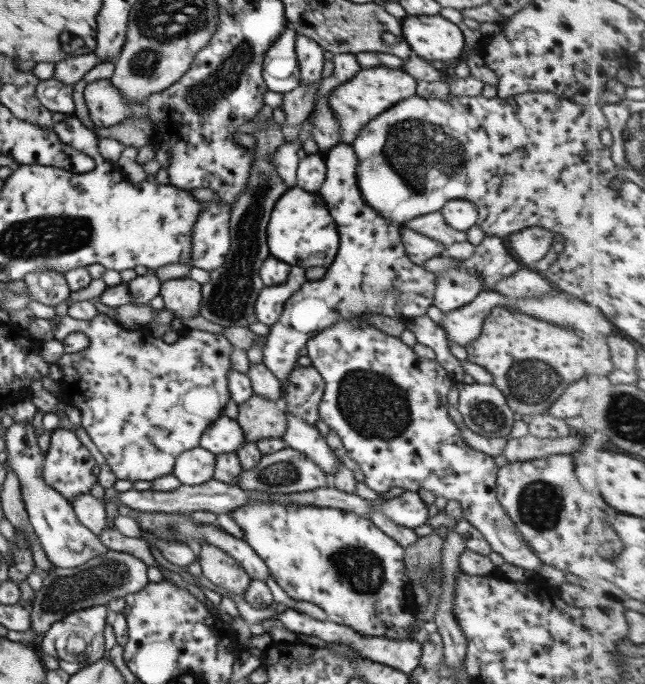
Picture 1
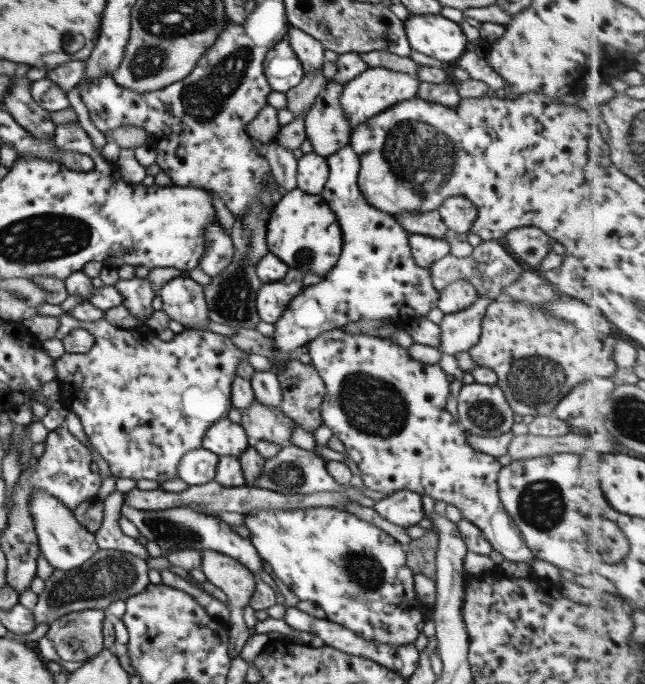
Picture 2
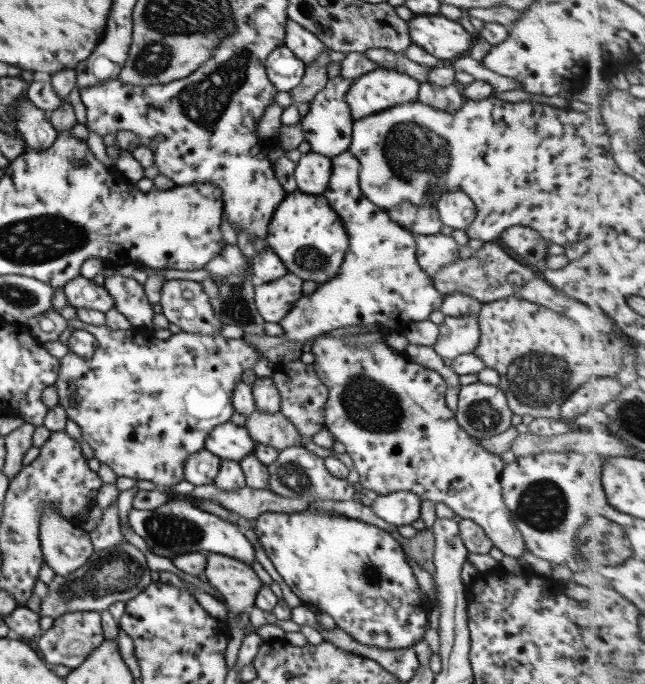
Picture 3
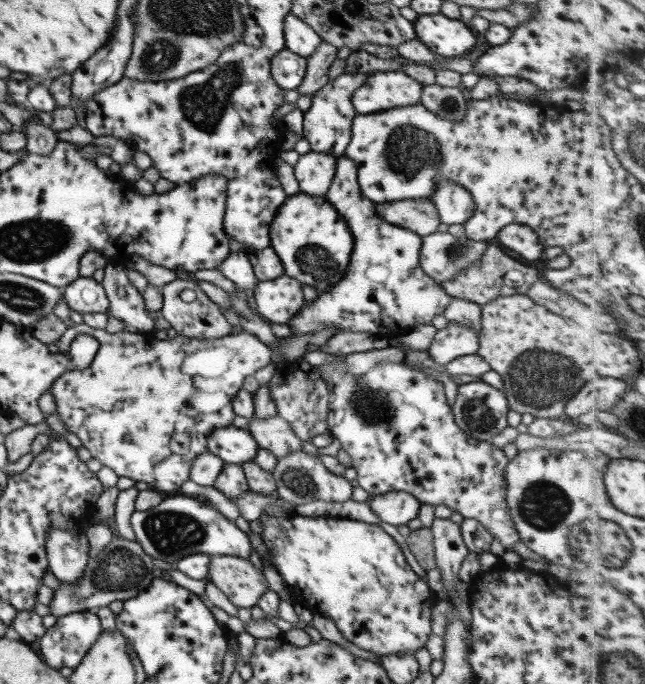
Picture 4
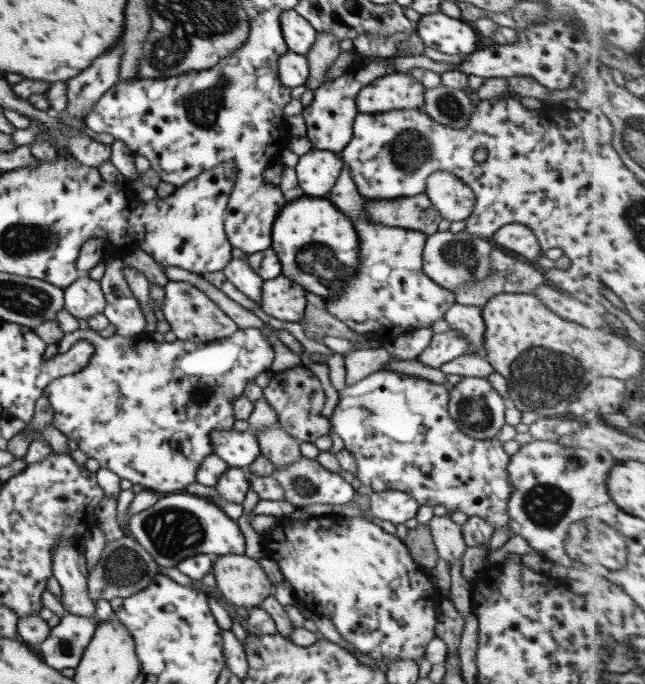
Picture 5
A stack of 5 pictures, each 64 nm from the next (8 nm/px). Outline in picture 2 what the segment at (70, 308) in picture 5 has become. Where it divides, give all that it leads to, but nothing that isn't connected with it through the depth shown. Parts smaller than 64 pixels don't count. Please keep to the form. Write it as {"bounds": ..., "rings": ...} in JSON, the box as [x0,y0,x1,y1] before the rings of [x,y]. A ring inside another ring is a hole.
{"bounds":[65,270,123,311],"rings":[[[81,270],[68,276],[65,280],[65,286],[68,295],[85,298],[85,302],[89,302],[92,306],[103,311],[120,305],[123,299],[120,291],[114,286],[105,285],[103,288],[94,288],[91,278]]]}

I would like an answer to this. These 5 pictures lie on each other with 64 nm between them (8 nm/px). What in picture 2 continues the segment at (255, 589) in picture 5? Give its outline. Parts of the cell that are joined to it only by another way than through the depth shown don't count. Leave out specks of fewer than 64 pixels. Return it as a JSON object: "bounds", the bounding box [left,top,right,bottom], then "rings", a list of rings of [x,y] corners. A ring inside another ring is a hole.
{"bounds":[200,549,258,659],"rings":[[[205,549],[201,553],[202,565],[200,566],[202,572],[206,575],[207,581],[220,588],[220,590],[223,590],[229,600],[230,620],[228,622],[228,634],[230,645],[228,645],[227,653],[230,655],[230,658],[233,659],[240,654],[242,647],[251,636],[249,628],[247,628],[244,617],[242,616],[244,608],[249,605],[250,597],[254,592],[258,578],[255,577],[248,568],[245,568],[240,562],[234,560],[234,558],[215,552],[214,550]]]}

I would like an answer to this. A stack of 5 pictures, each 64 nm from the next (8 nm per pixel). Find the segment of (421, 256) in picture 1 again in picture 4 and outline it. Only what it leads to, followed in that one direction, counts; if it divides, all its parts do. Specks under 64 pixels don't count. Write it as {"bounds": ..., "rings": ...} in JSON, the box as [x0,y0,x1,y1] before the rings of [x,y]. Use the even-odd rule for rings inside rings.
{"bounds":[420,231,490,283],"rings":[[[436,231],[434,234],[422,237],[420,264],[423,271],[437,283],[445,282],[455,278],[461,270],[468,268],[471,264],[477,264],[489,245],[490,243],[487,241],[472,242],[468,237],[457,238],[448,231]]]}

